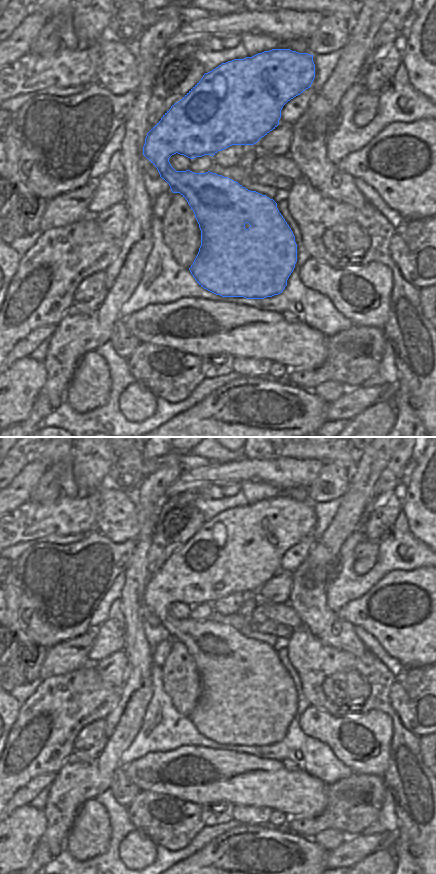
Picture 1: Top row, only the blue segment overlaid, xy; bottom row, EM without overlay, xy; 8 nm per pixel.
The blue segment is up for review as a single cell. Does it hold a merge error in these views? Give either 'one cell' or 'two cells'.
one cell

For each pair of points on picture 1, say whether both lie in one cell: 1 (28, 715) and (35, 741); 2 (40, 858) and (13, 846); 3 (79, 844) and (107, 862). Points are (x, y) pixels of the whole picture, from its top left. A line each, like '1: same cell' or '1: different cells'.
1: same cell
2: different cells
3: different cells

